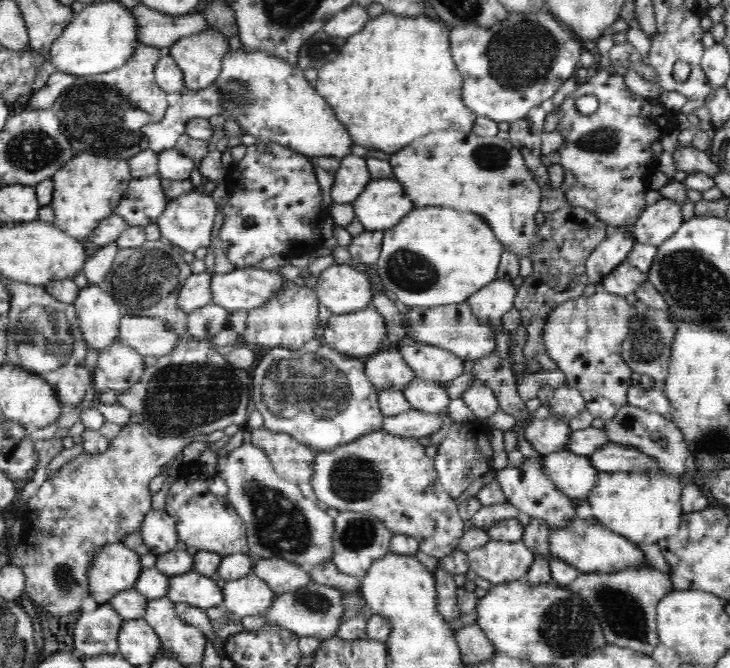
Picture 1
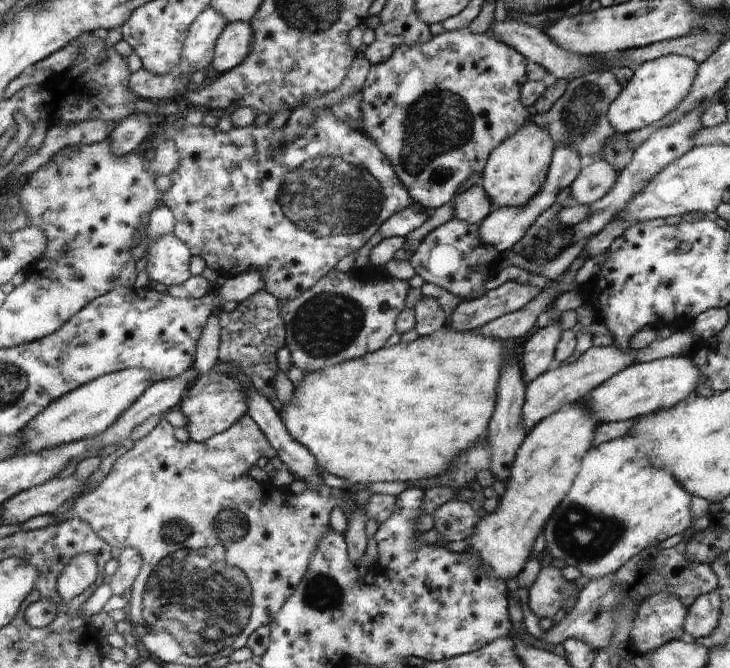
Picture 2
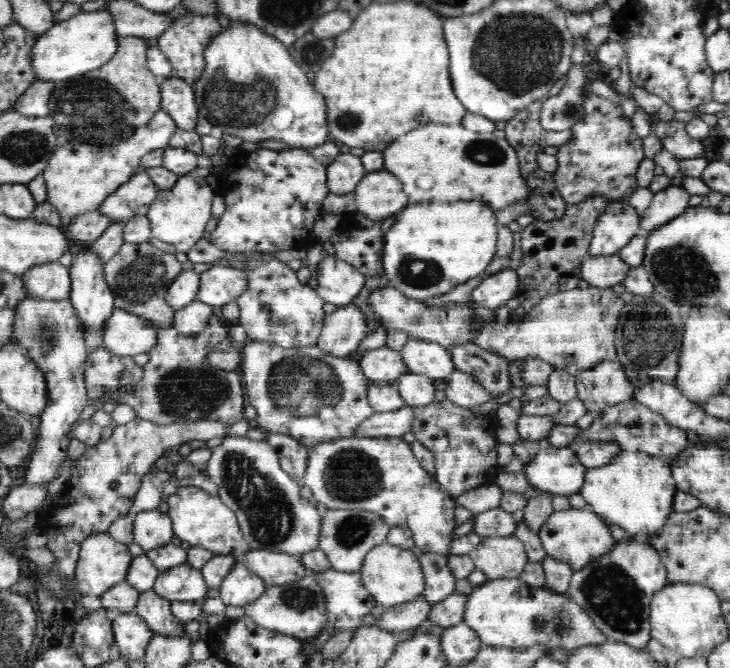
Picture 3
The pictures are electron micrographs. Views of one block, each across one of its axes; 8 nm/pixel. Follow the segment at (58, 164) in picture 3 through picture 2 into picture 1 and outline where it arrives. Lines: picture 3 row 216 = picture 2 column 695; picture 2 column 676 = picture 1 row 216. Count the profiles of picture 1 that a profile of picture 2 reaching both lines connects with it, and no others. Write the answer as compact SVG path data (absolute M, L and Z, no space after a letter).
M81 152L75 153L63 167L51 178L53 197L50 205L55 212L53 222L68 236L84 240L122 200L129 182L133 180L130 165L128 159Z

